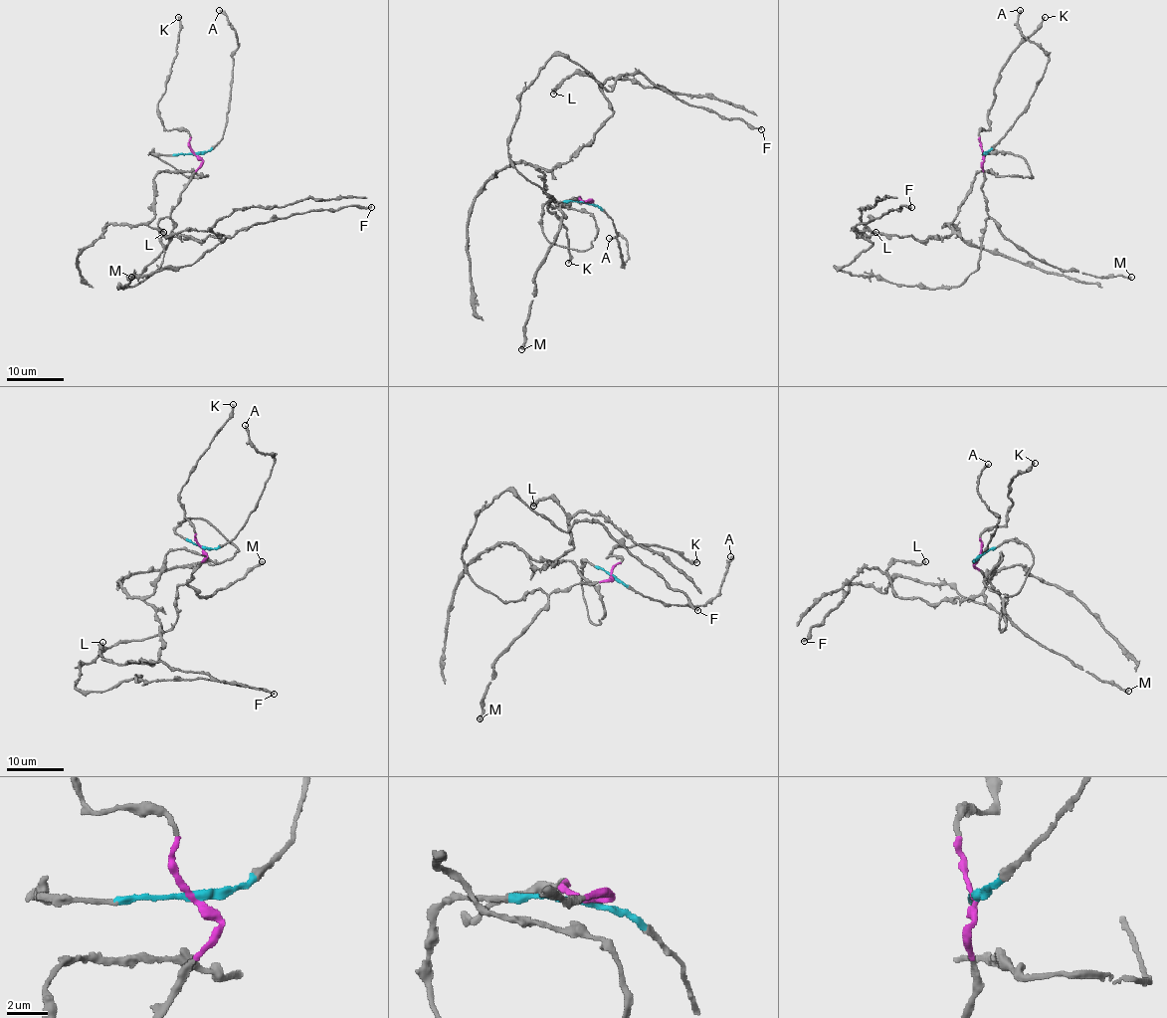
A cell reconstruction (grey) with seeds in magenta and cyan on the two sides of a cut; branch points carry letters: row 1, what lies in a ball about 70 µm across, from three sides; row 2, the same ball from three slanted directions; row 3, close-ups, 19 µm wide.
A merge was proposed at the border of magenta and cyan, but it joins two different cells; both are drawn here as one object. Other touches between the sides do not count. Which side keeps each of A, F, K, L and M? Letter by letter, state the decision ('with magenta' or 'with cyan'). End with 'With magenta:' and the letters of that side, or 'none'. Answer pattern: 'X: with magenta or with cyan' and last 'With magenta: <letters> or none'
A: with cyan
F: with magenta
K: with magenta
L: with cyan
M: with magenta
With magenta: F, K, M

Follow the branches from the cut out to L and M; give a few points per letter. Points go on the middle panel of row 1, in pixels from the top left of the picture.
L: (585, 201), (543, 207), (551, 243), (587, 250), (596, 220), (538, 168), (612, 104), (585, 75), (553, 94)
M: (585, 201), (573, 200), (561, 205), (560, 227), (534, 279), (534, 294), (521, 349)

